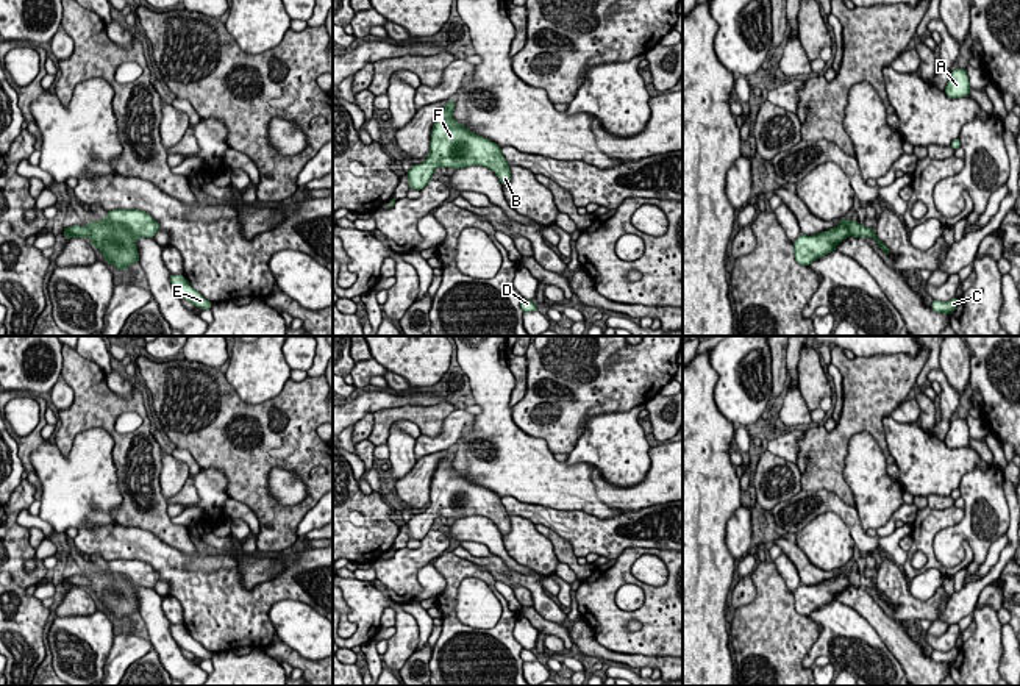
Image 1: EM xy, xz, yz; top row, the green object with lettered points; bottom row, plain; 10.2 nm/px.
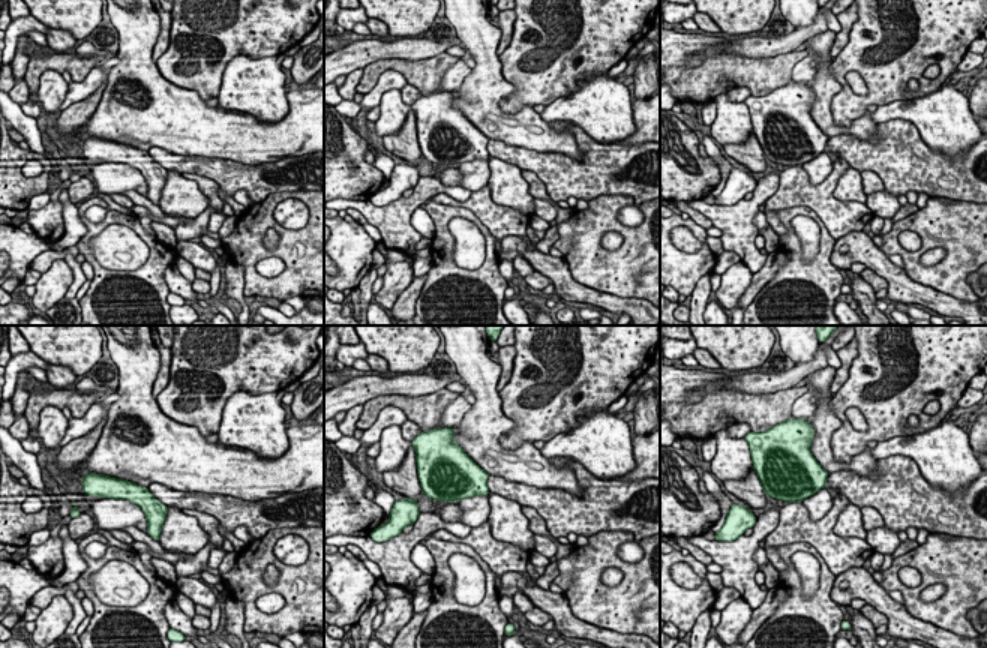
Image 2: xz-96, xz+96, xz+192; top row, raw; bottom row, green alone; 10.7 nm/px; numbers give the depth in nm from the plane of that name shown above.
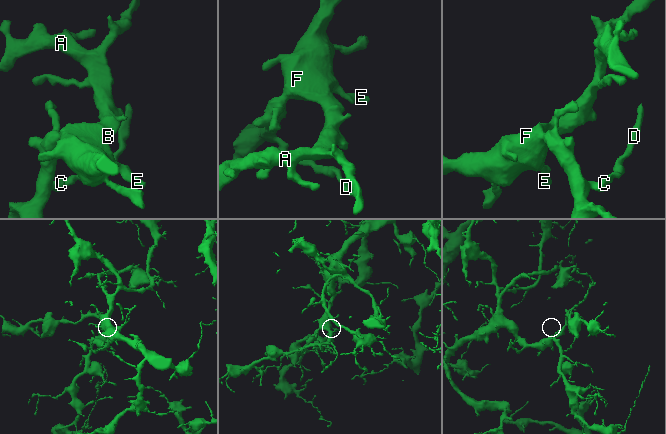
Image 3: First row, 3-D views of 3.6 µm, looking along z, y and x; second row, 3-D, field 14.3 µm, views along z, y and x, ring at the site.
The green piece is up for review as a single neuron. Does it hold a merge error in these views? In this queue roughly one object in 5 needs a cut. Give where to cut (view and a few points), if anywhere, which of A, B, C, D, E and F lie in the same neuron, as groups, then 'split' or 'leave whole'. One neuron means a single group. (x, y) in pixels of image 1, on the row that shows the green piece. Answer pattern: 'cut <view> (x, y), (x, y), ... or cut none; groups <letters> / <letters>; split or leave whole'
cut none; groups A B C D E F; leave whole

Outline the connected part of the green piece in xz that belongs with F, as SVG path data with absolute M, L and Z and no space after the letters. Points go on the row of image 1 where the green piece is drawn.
M455 98L439 113L433 130L430 155L425 163L412 164L406 172L409 189L422 191L433 177L436 167L464 169L484 166L497 173L501 186L511 181L509 164L498 144L472 133L453 119Z

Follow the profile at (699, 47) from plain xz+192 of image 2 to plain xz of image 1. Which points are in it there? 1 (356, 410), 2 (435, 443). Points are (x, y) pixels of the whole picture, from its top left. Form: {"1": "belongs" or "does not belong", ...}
{"1": "does not belong", "2": "does not belong"}

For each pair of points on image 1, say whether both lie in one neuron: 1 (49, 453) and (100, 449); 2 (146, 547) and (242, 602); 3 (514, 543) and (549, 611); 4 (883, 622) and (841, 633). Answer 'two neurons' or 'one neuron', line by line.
1: one neuron
2: one neuron
3: two neurons
4: two neurons

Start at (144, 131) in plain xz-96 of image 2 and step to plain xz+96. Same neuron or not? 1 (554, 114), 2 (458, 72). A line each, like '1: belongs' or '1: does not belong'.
1: does not belong
2: does not belong

